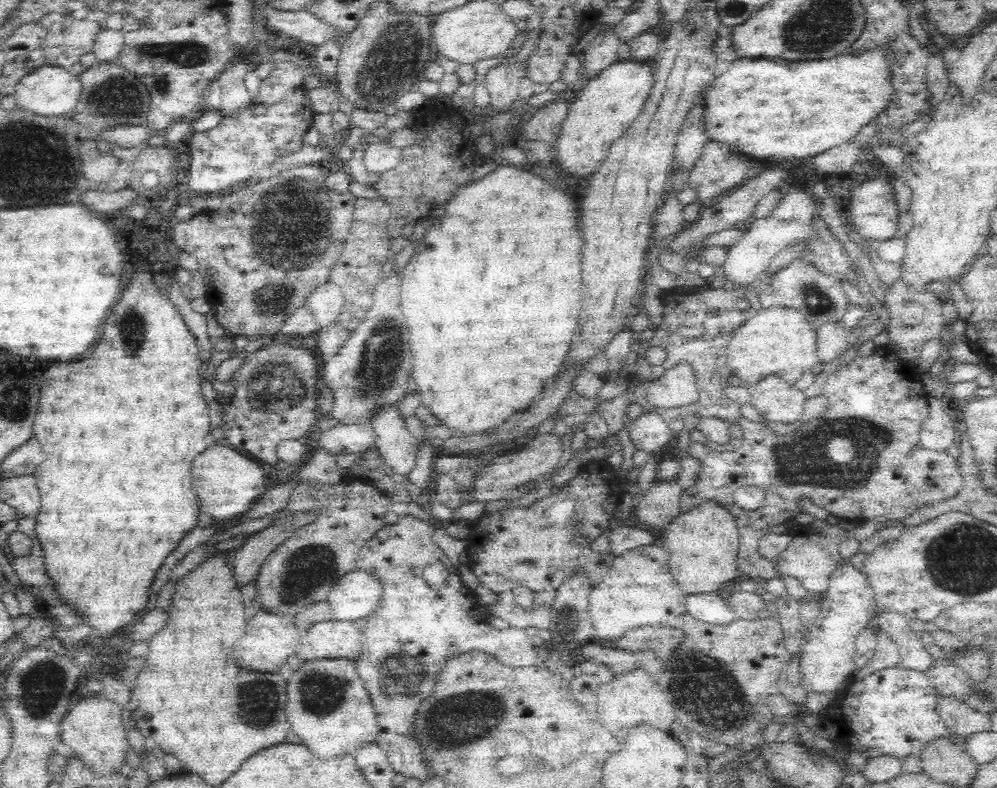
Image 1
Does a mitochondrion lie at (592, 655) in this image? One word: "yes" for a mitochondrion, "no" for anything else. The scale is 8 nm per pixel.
no

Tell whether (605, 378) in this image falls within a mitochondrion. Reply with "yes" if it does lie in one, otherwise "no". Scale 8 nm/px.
no

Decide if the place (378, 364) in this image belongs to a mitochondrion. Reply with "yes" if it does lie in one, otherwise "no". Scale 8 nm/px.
yes

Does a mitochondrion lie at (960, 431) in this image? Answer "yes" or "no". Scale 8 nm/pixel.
no

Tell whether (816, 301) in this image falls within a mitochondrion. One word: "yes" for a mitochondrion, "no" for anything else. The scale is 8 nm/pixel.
yes

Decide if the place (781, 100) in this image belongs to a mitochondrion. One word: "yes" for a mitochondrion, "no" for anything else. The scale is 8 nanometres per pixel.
no

